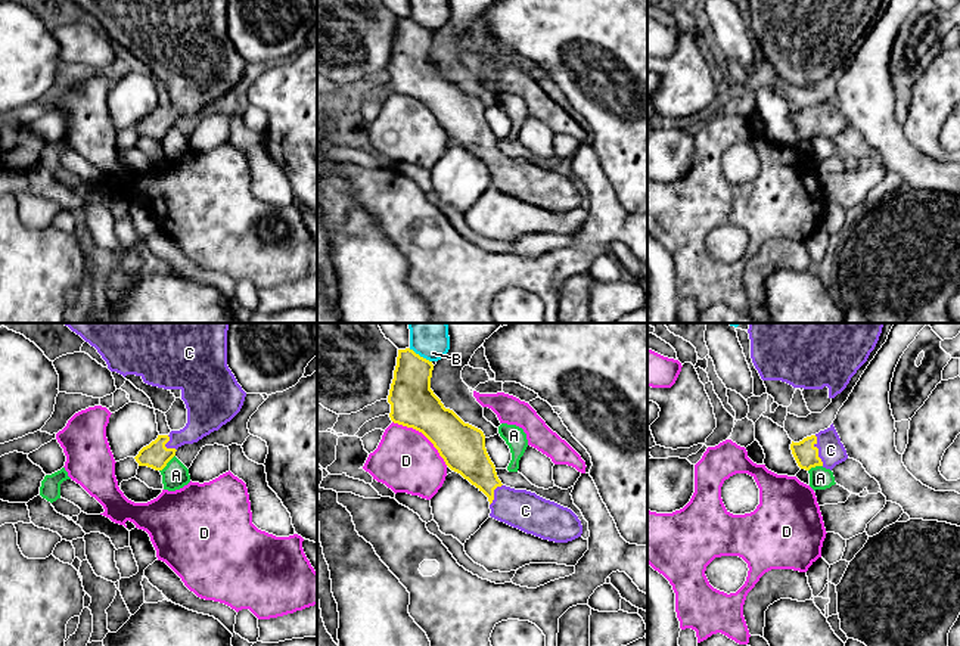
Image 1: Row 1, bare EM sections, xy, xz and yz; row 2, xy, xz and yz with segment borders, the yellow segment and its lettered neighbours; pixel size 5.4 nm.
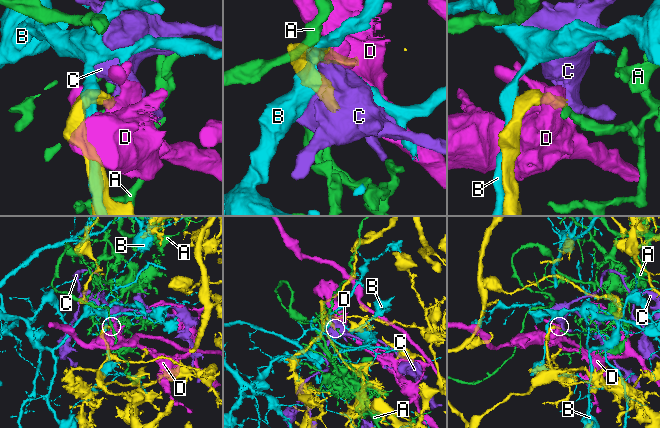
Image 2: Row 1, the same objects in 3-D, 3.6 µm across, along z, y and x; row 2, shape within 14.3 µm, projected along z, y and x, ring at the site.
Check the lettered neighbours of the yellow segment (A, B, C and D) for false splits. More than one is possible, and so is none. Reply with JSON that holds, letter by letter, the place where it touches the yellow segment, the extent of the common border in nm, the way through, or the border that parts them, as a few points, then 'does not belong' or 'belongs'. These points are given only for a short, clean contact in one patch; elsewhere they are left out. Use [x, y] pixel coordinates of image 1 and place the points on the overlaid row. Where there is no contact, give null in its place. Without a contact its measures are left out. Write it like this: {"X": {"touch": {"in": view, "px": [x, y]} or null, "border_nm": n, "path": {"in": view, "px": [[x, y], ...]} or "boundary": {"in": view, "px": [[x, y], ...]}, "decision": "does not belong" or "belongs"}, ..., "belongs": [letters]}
{"A": {"touch": {"in": "xy", "px": [167, 462]}, "border_nm": 130, "decision": "does not belong"}, "B": {"touch": {"in": "xz", "px": [419, 356]}, "border_nm": 150, "decision": "does not belong"}, "C": {"touch": {"in": "yz", "px": [817, 450]}, "border_nm": 180, "decision": "belongs"}, "D": {"touch": {"in": "xz", "px": [423, 434]}, "border_nm": 380, "boundary": {"in": "xz", "px": [[392, 421], [418, 429], [447, 465]]}, "decision": "does not belong"}, "belongs": ["C"]}

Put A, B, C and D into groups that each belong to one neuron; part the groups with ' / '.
A / B / C / D

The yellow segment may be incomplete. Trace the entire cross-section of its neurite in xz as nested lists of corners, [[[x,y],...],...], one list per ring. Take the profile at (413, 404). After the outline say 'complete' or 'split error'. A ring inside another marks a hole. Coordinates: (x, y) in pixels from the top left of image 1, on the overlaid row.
[[[398,350],[388,395],[391,420],[422,432],[451,470],[488,497],[491,518],[554,543],[581,537],[581,521],[571,509],[501,484],[487,453],[484,432],[444,407],[431,389],[432,370],[432,361],[413,350]]]; split error

